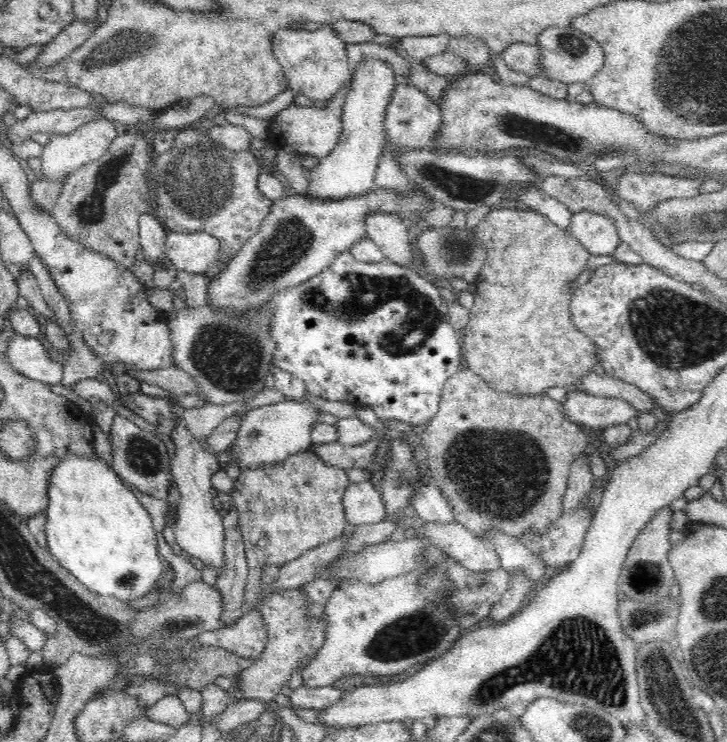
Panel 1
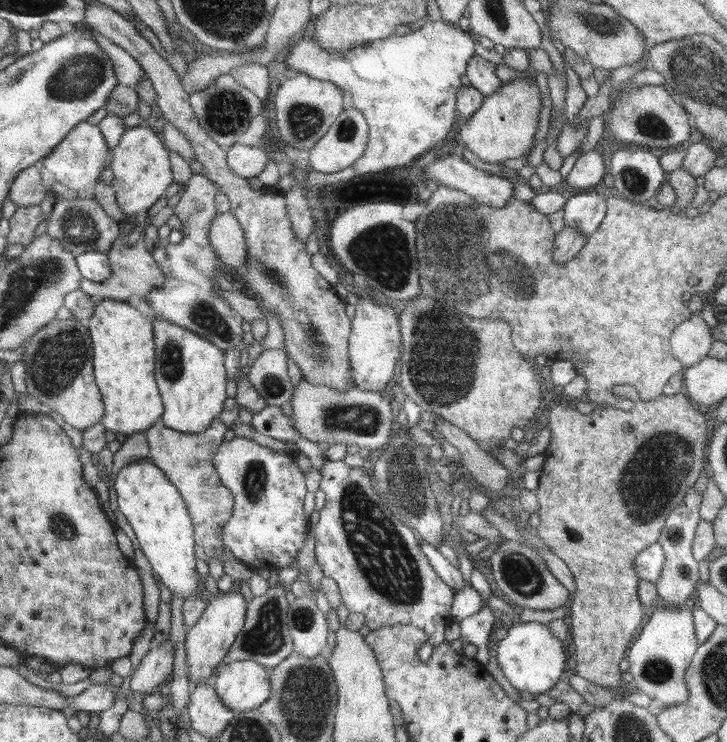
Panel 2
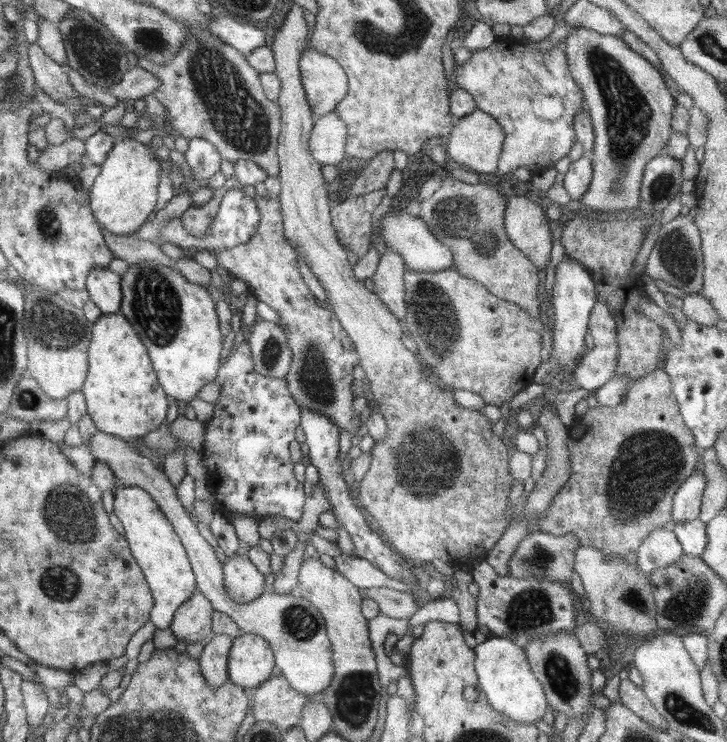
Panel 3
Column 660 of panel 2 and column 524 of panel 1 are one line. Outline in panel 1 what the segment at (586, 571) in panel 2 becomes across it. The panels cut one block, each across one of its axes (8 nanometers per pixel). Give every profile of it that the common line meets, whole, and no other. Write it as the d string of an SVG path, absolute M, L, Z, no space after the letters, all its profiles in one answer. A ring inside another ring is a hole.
M468 368L456 372L456 374L452 375L452 378L448 378L448 382L444 386L442 398L440 398L439 408L434 418L422 428L421 433L421 442L428 452L426 454L427 466L435 478L435 485L442 492L445 500L451 505L456 523L462 524L473 534L479 536L479 538L481 538L482 534L490 532L490 530L500 530L515 539L528 534L528 532L535 532L535 534L539 534L539 537L541 537L548 532L548 528L558 518L563 516L562 506L564 504L571 465L582 454L588 451L587 444L592 436L590 430L572 422L565 416L560 402L556 402L542 393L535 395L514 395L504 391L496 391L495 388L488 386L488 383L482 377L474 374Z

